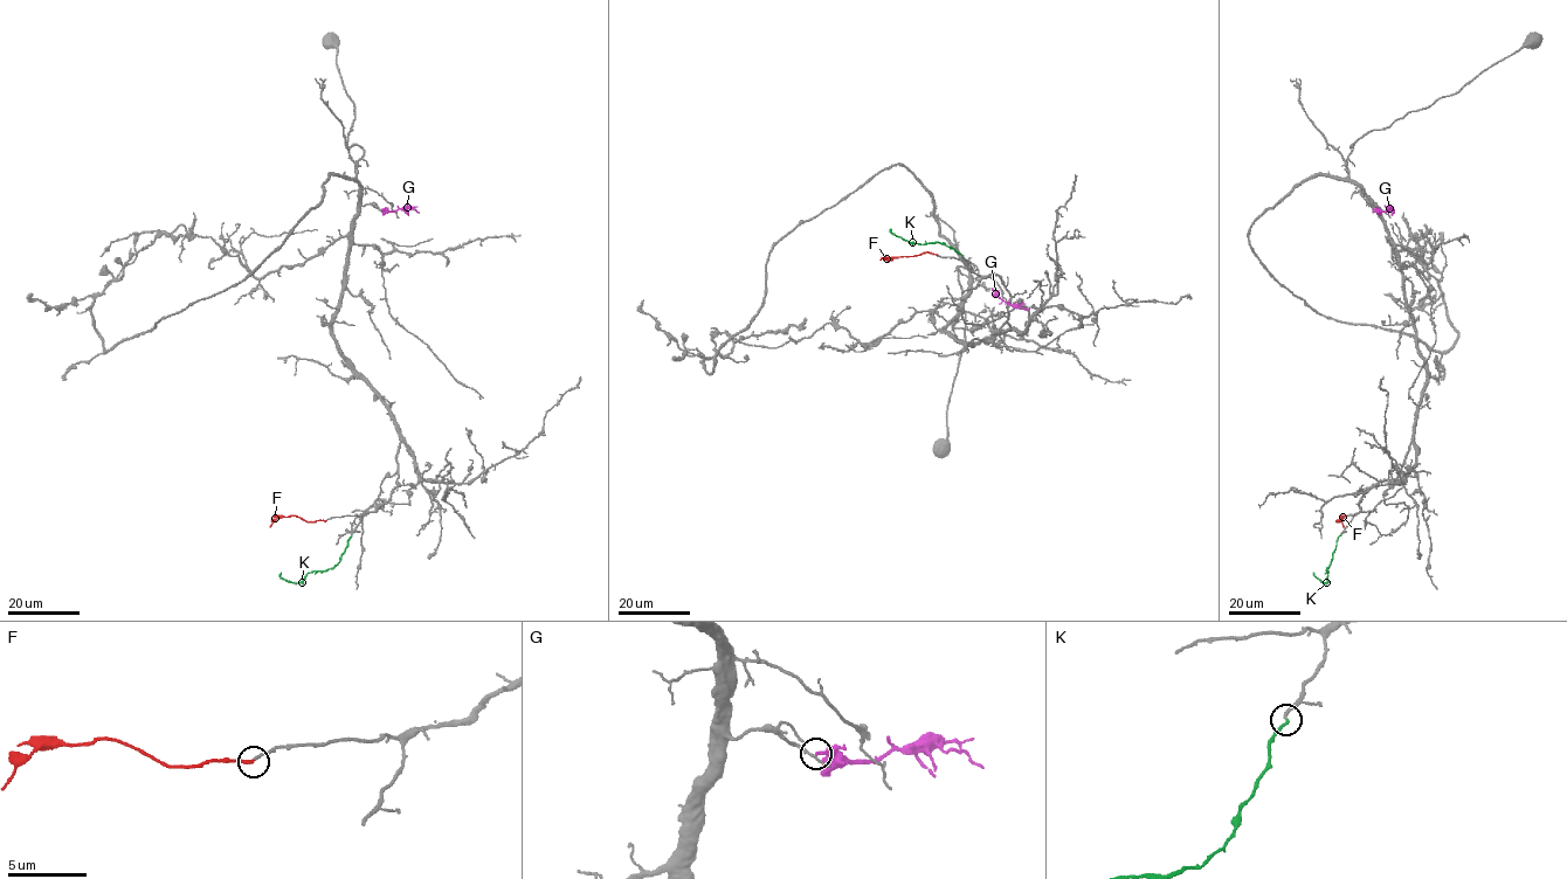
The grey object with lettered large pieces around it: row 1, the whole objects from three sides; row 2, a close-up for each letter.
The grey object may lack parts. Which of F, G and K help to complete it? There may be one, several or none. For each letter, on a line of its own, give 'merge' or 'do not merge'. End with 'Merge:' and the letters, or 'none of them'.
F: merge
G: do not merge
K: merge
Merge: F, K

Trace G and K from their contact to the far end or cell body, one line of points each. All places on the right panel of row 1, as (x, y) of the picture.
G: (1372, 209), (1391, 207), (1393, 213)
K: (1340, 535), (1326, 570), (1327, 581), (1318, 580), (1313, 572)

